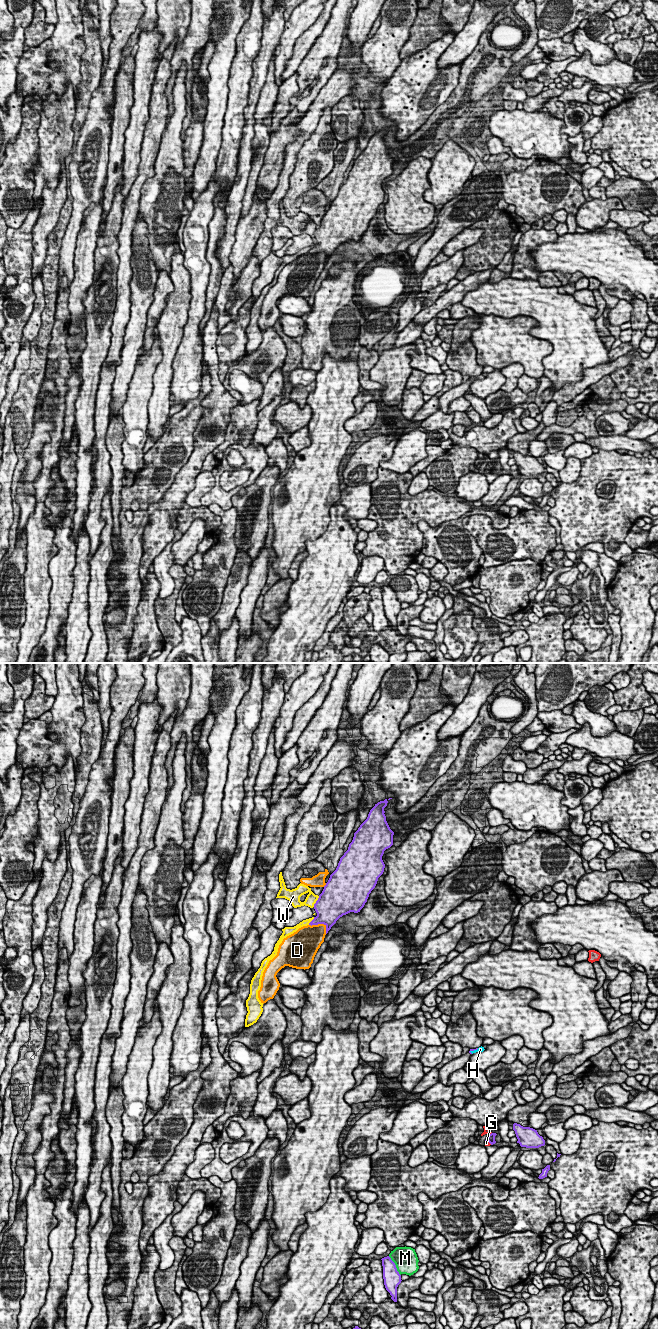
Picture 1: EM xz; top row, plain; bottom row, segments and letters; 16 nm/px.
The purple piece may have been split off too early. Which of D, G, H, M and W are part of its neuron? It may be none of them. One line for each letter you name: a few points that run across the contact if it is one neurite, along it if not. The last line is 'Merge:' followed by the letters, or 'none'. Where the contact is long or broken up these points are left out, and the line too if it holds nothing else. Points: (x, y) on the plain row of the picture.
H: line xz (476, 376), (473, 378), (480, 377)
Merge: H

